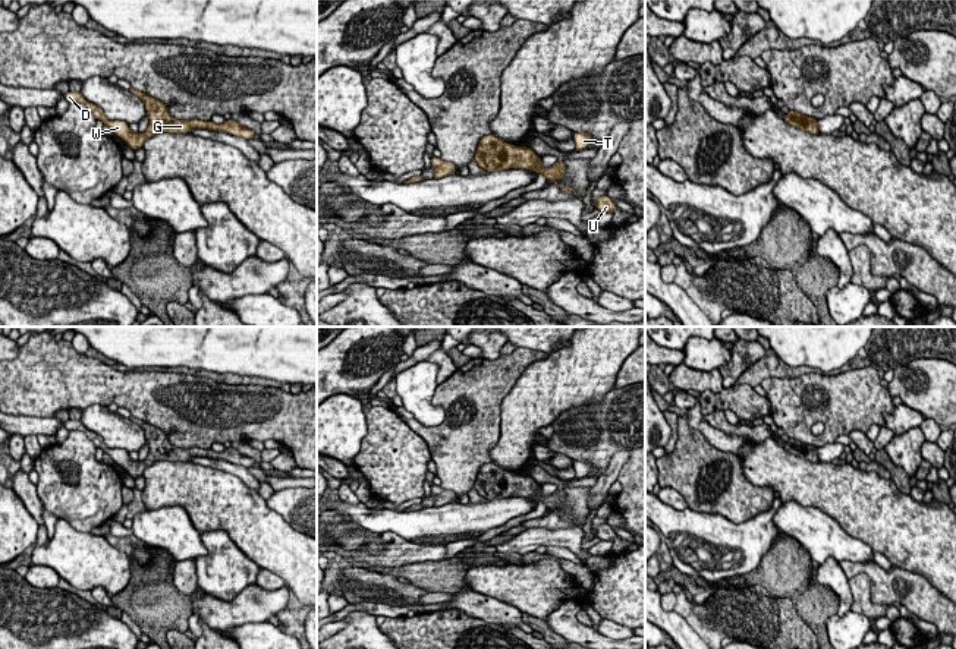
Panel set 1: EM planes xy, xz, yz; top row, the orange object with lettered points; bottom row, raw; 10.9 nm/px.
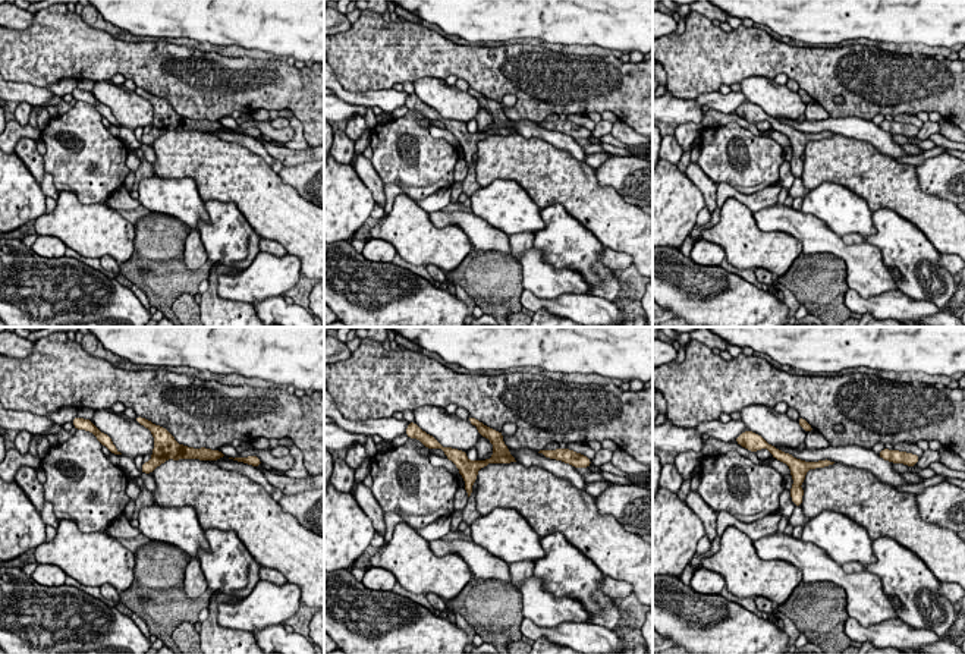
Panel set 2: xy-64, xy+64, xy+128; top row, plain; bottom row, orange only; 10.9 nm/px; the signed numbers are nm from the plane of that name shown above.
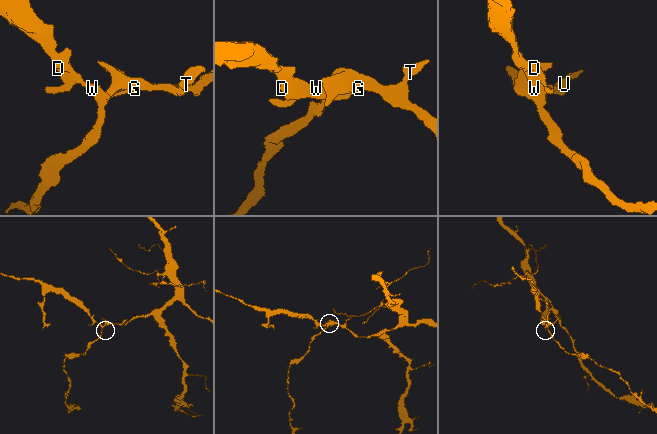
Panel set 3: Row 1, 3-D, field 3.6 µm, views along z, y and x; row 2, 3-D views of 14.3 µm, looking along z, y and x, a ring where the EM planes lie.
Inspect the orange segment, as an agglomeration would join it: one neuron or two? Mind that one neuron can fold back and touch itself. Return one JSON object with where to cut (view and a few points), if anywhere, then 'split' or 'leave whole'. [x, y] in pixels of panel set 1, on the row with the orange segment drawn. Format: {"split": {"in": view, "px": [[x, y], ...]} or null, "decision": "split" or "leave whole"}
{"split": null, "decision": "leave whole"}

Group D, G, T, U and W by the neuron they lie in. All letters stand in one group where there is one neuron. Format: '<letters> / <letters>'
D G T U W

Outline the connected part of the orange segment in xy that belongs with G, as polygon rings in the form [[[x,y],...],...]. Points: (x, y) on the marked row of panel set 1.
[[[135,88],[129,89],[133,95],[139,97],[147,110],[147,116],[150,119],[150,125],[145,132],[138,133],[132,132],[129,129],[129,125],[120,120],[109,120],[104,114],[104,111],[85,100],[85,97],[81,92],[69,91],[65,94],[65,98],[67,103],[81,103],[88,107],[88,110],[94,114],[97,120],[101,120],[104,125],[107,125],[113,133],[119,138],[122,138],[129,148],[136,151],[144,145],[144,142],[160,132],[167,133],[188,133],[194,129],[207,129],[207,130],[217,130],[217,132],[226,132],[233,136],[240,136],[243,139],[254,139],[255,132],[236,123],[235,120],[226,120],[223,125],[216,125],[214,122],[208,120],[179,120],[170,116],[167,105]]]

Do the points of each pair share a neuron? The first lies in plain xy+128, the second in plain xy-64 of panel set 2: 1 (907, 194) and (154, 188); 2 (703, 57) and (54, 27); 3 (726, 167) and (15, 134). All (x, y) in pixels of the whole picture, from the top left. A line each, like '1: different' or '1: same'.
1: different
2: same
3: different

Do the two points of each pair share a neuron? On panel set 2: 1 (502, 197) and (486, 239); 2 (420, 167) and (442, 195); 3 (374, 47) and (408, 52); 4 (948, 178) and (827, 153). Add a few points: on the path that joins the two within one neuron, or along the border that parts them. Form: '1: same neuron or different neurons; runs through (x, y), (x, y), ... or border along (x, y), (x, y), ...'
1: different neurons; border along (472, 211), (508, 235)
2: different neurons; border along (449, 186), (415, 201)
3: same neuron; runs through (383, 52), (399, 52)
4: different neurons; border along (914, 166), (918, 185), (926, 192), (940, 197)

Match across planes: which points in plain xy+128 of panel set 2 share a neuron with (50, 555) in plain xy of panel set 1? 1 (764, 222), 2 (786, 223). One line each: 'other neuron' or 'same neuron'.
1: other neuron
2: other neuron

